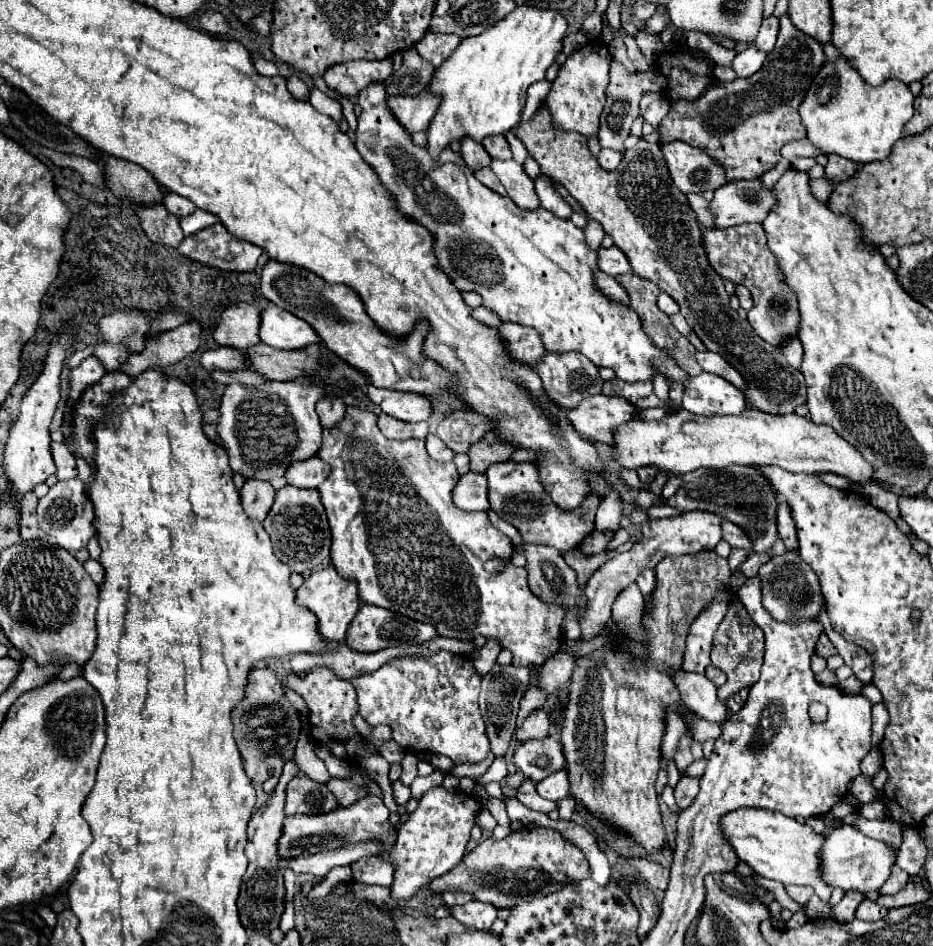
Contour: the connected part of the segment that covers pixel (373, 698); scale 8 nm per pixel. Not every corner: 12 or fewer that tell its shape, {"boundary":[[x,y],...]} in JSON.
{"boundary":[[449,651],[351,681],[359,715],[457,765],[489,753],[481,675]]}

